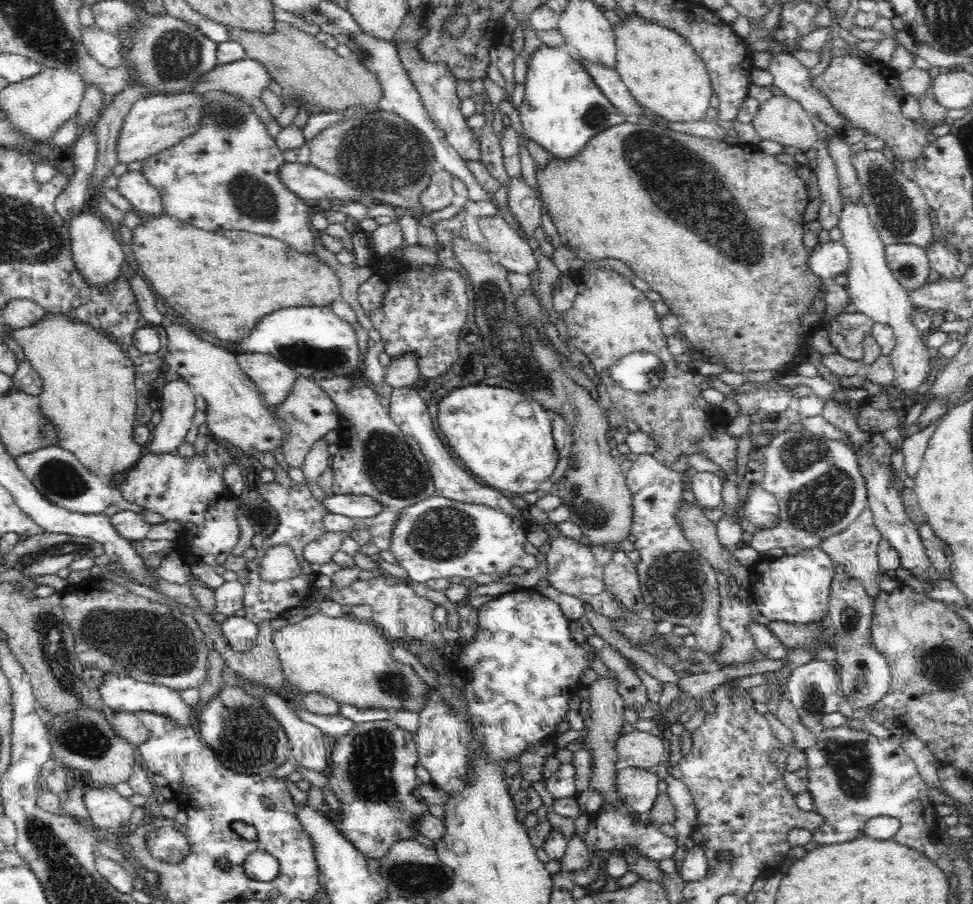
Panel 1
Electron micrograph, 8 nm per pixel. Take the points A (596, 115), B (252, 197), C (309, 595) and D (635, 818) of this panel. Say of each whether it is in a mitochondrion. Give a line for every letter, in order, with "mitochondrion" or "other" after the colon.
A: mitochondrion
B: mitochondrion
C: other
D: other

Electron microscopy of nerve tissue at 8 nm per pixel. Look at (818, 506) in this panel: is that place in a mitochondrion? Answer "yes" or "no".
yes

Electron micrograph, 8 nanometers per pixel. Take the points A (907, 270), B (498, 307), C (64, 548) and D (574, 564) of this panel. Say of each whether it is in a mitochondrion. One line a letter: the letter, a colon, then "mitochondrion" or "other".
A: mitochondrion
B: mitochondrion
C: mitochondrion
D: other

